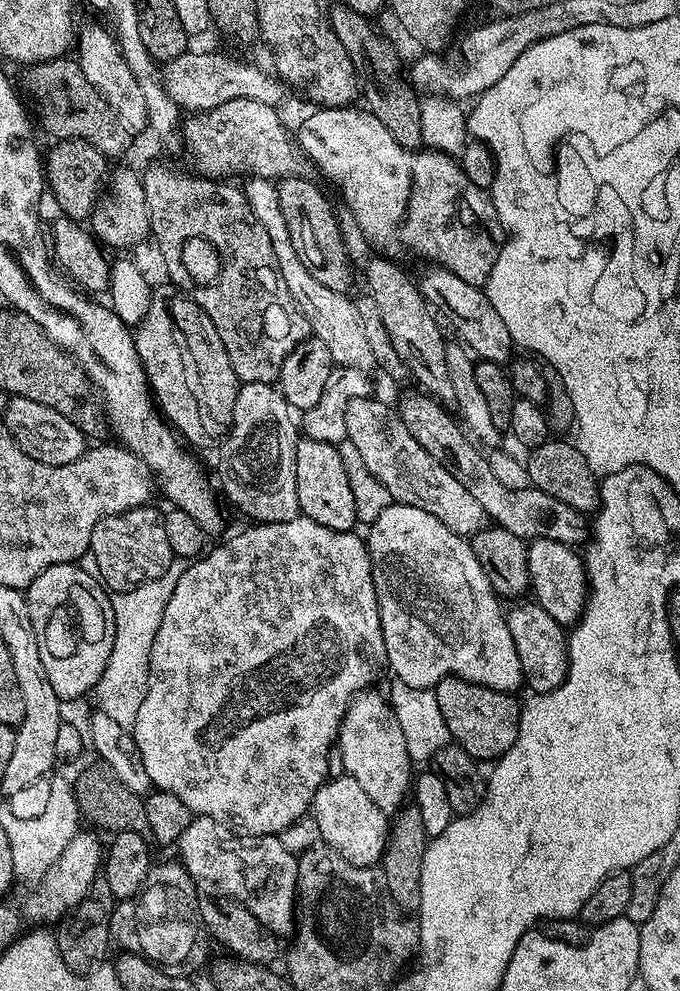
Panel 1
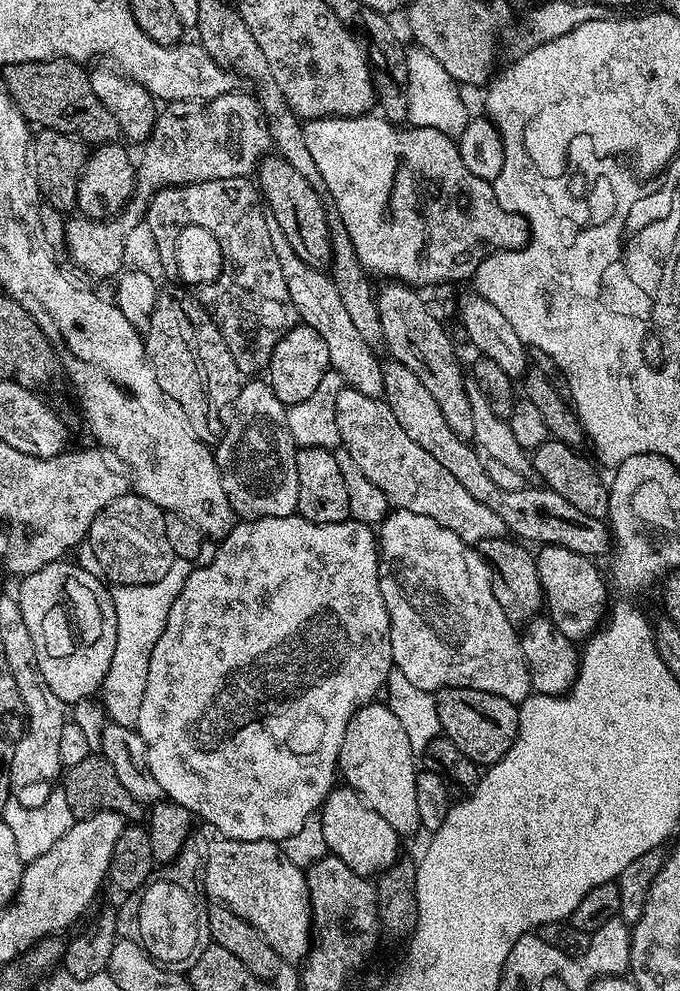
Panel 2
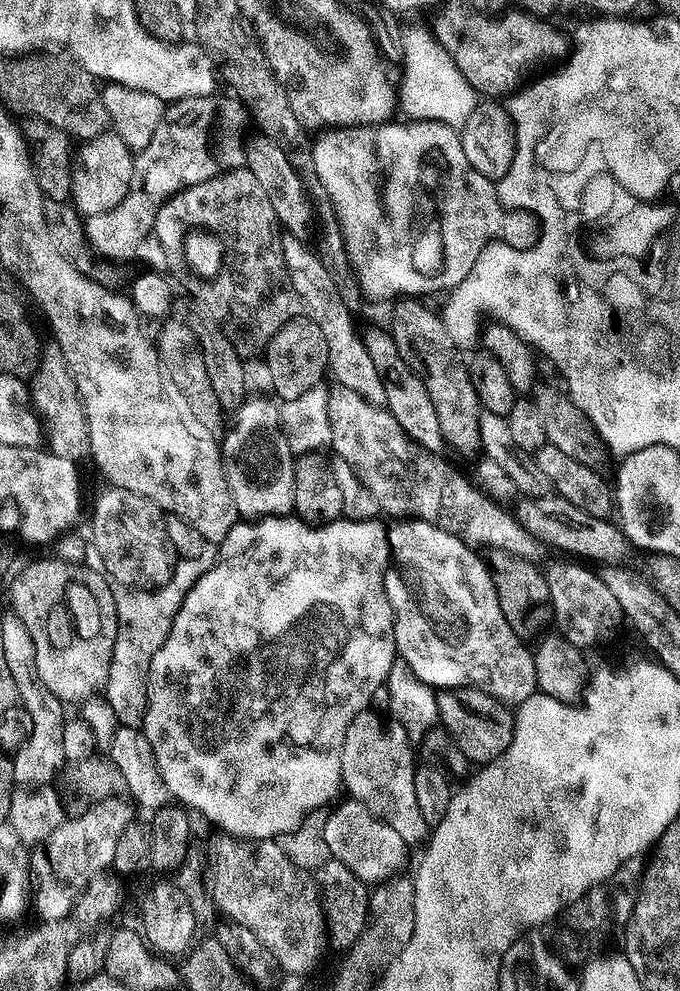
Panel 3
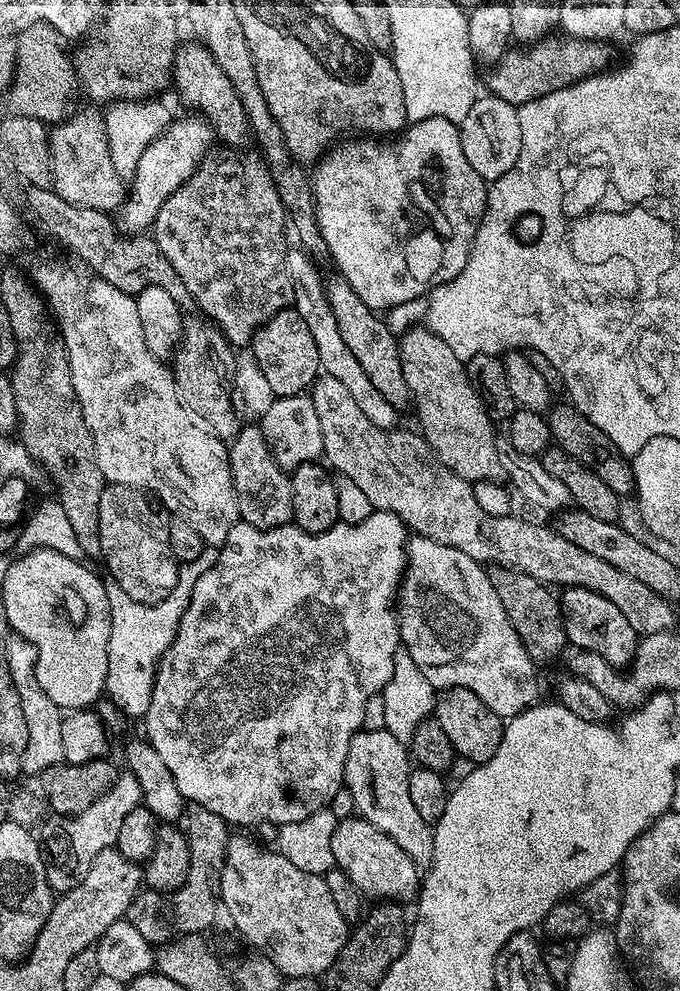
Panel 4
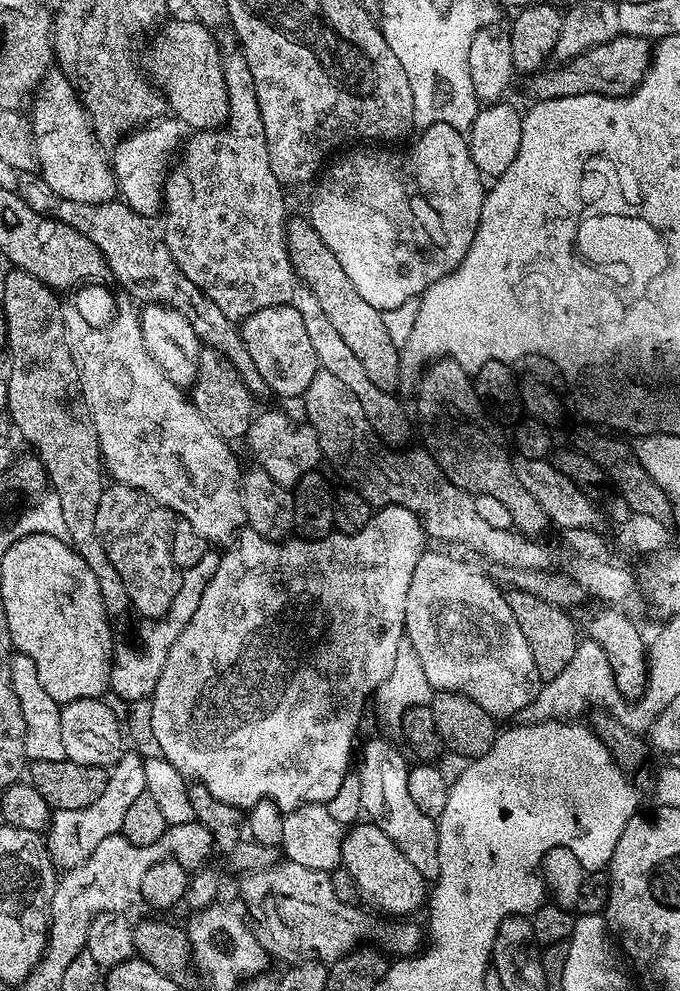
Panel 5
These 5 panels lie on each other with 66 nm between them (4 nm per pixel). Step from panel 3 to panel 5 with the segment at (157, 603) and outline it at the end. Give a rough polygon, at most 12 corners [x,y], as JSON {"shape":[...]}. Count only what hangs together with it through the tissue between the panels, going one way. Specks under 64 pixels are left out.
{"shape":[[221,553],[183,569],[165,616],[144,620],[140,644],[108,670],[118,698],[147,701],[170,646],[194,618]]}

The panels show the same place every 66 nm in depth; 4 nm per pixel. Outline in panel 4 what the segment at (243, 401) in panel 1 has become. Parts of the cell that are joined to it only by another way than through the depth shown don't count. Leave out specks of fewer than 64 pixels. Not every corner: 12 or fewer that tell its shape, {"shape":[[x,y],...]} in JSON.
{"shape":[[258,426],[241,427],[228,461],[240,519],[293,523],[292,481]]}

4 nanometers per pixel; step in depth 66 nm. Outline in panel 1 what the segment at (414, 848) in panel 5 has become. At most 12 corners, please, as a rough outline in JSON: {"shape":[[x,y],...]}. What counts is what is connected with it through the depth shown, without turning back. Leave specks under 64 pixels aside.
{"shape":[[362,691],[340,720],[343,771],[395,814],[414,765],[387,695]]}

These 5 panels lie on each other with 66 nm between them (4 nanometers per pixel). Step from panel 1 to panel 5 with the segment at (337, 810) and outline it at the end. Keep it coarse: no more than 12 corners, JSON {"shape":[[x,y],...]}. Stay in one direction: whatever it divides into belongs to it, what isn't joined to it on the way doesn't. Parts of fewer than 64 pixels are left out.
{"shape":[[382,830],[343,833],[357,897],[388,918],[425,907],[426,878]]}

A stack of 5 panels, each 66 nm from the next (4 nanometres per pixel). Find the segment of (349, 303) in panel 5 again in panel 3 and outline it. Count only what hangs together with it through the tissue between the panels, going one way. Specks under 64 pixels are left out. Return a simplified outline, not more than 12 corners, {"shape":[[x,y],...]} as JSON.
{"shape":[[391,331],[362,332],[384,408],[410,439],[445,451],[426,386]]}

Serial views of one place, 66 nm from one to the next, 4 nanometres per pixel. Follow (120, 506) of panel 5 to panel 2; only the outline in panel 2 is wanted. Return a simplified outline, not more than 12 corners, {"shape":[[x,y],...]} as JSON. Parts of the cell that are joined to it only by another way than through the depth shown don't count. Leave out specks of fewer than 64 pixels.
{"shape":[[114,498],[86,537],[109,585],[166,578],[166,513]]}

